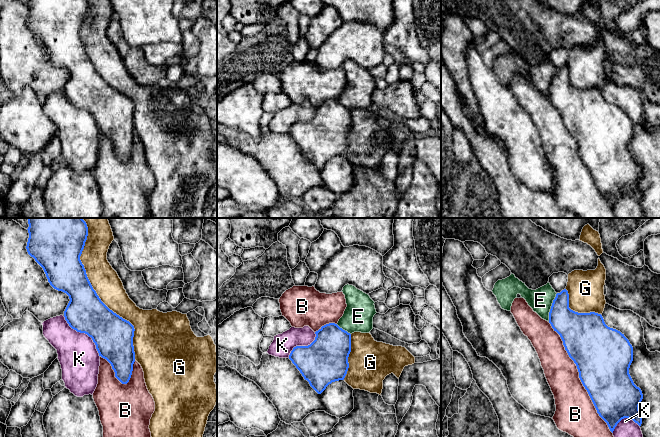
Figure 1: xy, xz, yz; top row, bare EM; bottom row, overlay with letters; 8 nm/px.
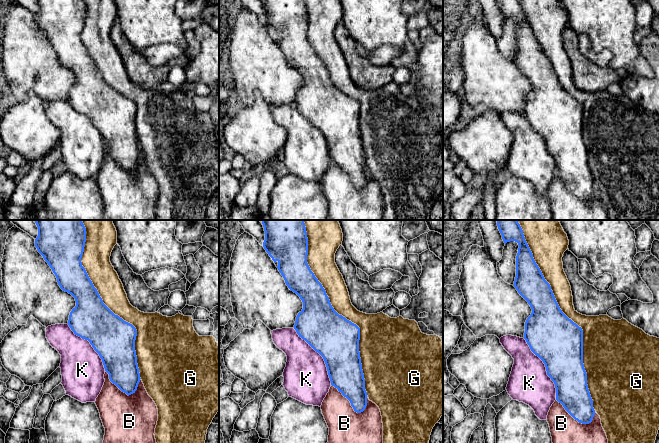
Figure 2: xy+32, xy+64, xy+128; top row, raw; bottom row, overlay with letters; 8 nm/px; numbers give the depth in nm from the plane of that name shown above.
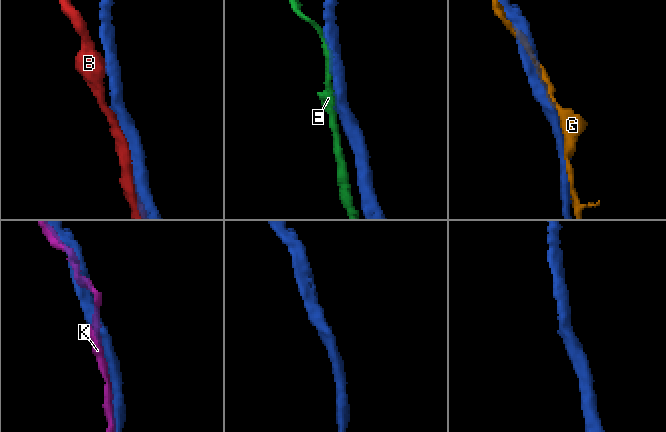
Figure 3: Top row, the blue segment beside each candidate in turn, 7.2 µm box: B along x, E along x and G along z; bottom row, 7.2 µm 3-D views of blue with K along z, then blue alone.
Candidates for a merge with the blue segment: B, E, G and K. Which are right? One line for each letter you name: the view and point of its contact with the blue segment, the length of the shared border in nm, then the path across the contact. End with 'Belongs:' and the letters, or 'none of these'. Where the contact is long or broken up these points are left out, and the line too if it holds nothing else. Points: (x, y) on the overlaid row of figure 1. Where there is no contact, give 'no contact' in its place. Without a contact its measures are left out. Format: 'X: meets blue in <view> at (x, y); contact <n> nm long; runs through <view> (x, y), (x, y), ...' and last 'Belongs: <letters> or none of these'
G: meets blue in xy at (95, 292); contact 1200 nm long
Belongs: G

